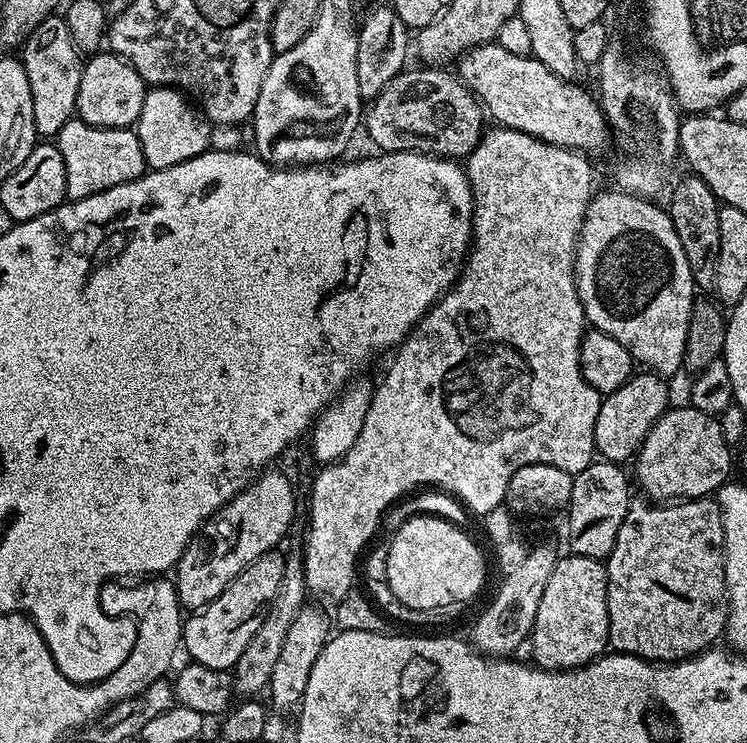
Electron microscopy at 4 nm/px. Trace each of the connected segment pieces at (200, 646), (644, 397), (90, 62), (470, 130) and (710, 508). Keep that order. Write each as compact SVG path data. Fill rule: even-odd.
M273 550L262 554L250 566L246 566L230 581L226 590L203 608L193 611L192 617L184 620L182 648L189 661L213 668L219 672L235 669L242 650L254 638L254 630L262 626L262 618L272 603L274 594L284 577L284 556Z
M640 370L633 374L625 384L618 386L618 390L607 393L601 399L598 422L594 422L594 442L596 443L597 453L603 459L613 462L625 462L624 460L631 461L635 457L636 453L640 451L646 434L652 429L652 424L658 422L660 415L668 411L670 407L668 384L669 381L665 377L651 370Z
M101 50L87 57L78 86L76 110L79 119L95 128L132 128L142 114L146 85L144 80L120 56L111 50Z
M420 66L417 72L405 70L399 72L378 94L375 100L367 105L366 115L362 124L368 127L368 136L380 147L381 153L386 152L423 152L426 156L437 158L466 158L480 145L480 137L486 131L486 112L472 91L464 85L464 81L448 72L440 72L436 66Z
M712 498L681 500L679 502L645 502L643 499L631 501L622 530L614 542L614 550L609 554L608 570L608 642L617 652L627 652L630 656L641 656L653 662L675 662L707 652L725 635L728 627L728 587L724 584L724 514L719 504Z

